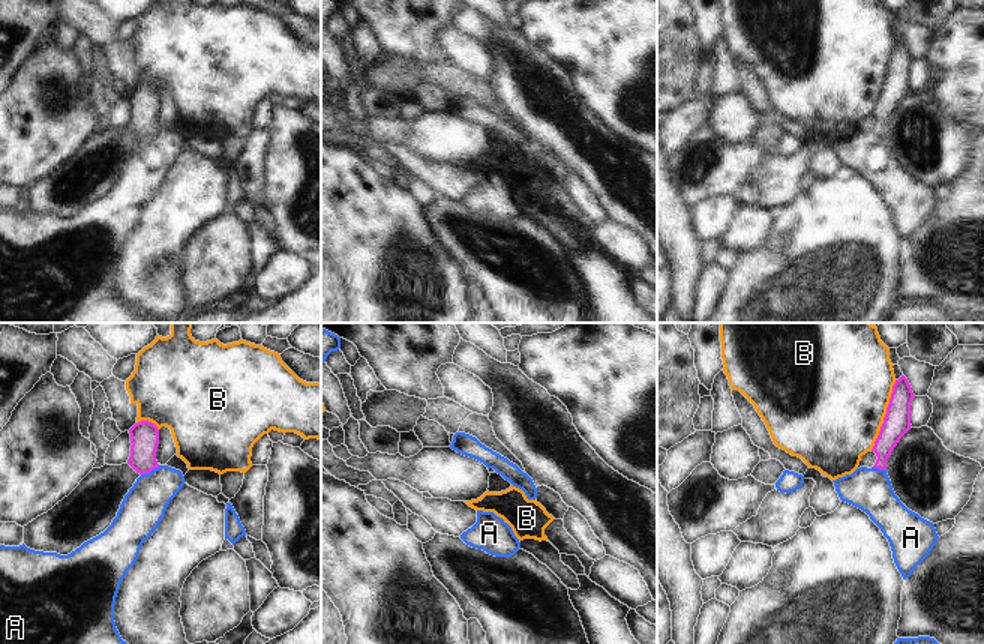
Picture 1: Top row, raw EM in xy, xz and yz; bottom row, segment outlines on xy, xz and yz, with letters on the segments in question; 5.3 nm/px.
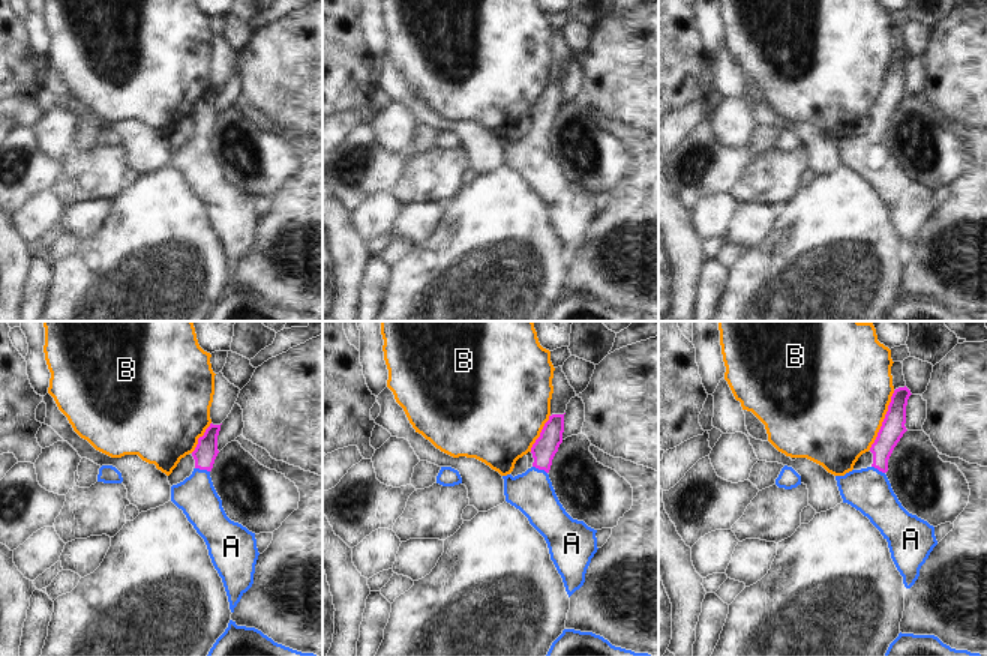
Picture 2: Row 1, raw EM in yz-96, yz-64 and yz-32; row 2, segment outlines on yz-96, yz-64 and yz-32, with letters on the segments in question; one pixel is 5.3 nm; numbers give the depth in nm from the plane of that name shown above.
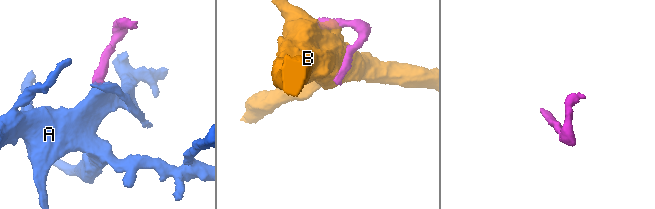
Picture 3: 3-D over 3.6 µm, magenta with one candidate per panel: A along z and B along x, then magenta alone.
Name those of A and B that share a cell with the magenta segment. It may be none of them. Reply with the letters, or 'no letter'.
A

